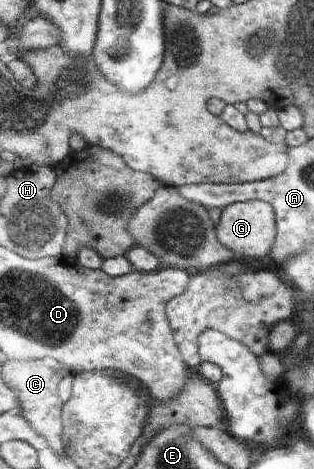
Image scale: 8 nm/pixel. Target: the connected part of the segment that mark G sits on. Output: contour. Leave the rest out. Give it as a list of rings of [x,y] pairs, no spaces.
[[[251,200],[231,204],[221,212],[221,220],[215,225],[217,240],[243,258],[261,258],[269,252],[275,240],[275,218],[273,208],[267,202]]]

